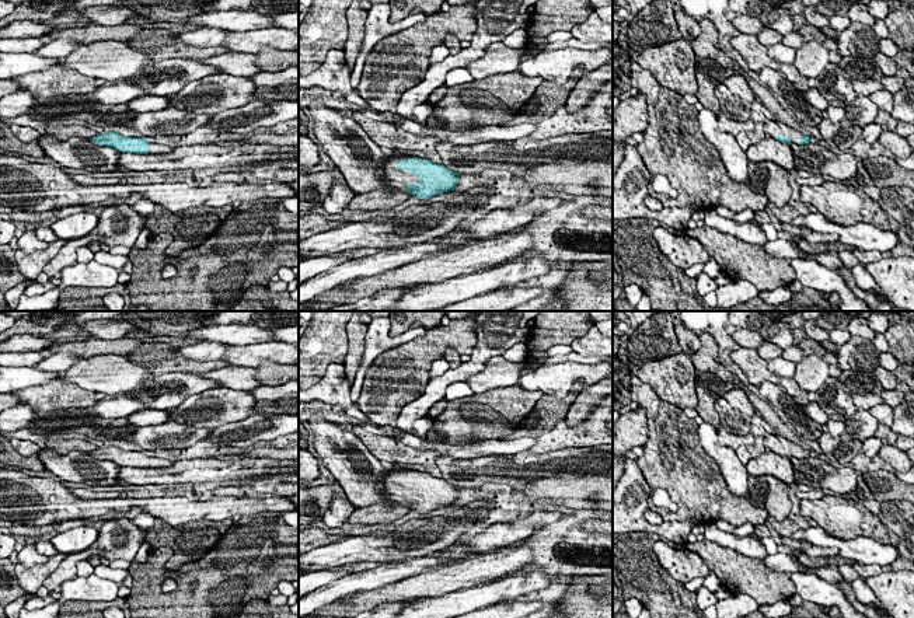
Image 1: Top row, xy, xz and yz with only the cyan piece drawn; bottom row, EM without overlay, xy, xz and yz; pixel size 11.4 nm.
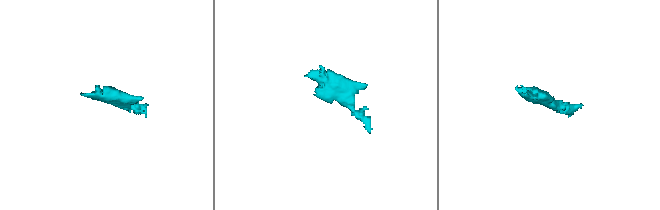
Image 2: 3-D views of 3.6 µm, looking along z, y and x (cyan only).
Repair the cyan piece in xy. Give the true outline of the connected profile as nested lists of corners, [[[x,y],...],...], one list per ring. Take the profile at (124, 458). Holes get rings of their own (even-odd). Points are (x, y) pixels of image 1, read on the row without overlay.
[[[115,446],[97,448],[91,455],[97,460],[112,461],[119,467],[135,468],[165,468],[175,462],[160,457],[149,457],[144,451],[126,451]]]

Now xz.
[[[391,469],[387,478],[383,483],[383,495],[423,514],[440,506],[454,504],[458,497],[457,486],[428,472]]]

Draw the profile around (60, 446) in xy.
[[[59,439],[59,440],[48,440],[45,443],[45,448],[52,450],[57,454],[69,454],[70,451],[81,451],[81,453],[91,453],[97,450],[97,446],[91,440],[80,440],[80,439]]]

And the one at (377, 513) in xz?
[[[393,502],[390,507],[381,503],[370,504],[366,507],[357,507],[349,516],[348,523],[356,526],[390,526],[391,521],[400,520],[409,511],[409,507],[404,503]]]

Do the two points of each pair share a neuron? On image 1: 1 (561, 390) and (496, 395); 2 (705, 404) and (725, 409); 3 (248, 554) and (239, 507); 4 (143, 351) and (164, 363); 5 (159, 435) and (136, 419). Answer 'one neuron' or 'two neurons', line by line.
1: two neurons
2: two neurons
3: two neurons
4: one neuron
5: two neurons

